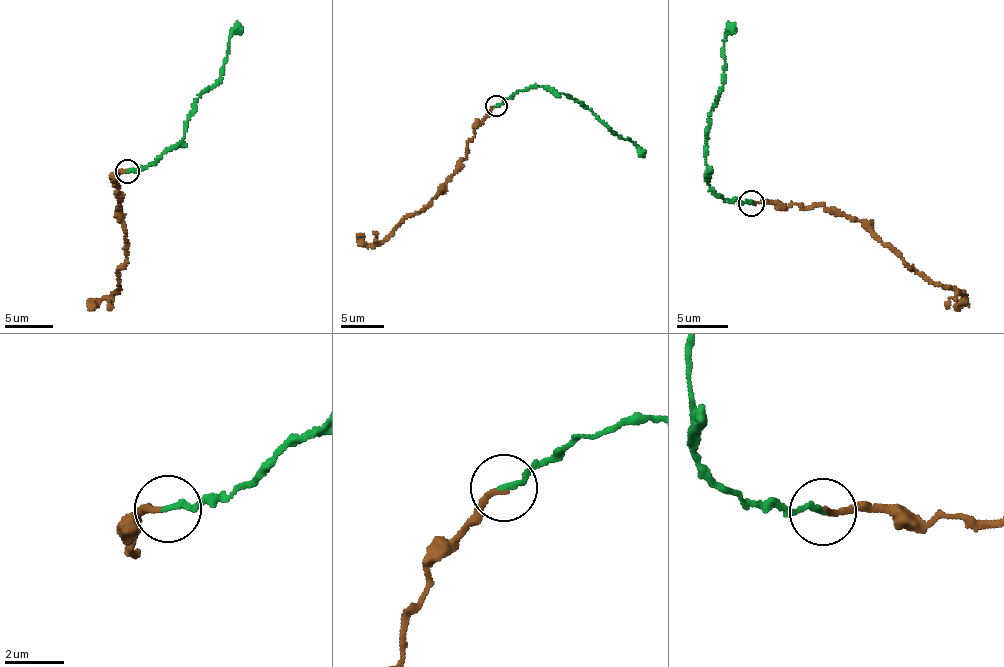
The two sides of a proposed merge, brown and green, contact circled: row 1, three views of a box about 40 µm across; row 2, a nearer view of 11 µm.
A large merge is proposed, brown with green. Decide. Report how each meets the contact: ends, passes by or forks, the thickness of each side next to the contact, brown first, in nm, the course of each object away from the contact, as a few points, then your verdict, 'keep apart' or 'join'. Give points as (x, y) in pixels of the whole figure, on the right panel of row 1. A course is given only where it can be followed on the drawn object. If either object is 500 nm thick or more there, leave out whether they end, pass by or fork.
brown ends; green ends; calibres 160 and 180 nm; course brown (752, 203), (823, 205), (855, 218), (897, 256), (938, 286), (952, 287), (965, 295), (957, 310); course green (752, 203), (714, 193), (704, 178), (708, 122), (723, 85), (723, 40), (735, 23); join

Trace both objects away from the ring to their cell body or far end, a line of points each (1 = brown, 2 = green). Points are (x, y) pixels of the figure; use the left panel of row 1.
1: (128, 172), (114, 178), (120, 188), (127, 254), (117, 289), (88, 310)
2: (128, 172), (158, 161), (184, 136), (184, 122), (194, 101), (220, 76), (229, 36), (240, 25)

